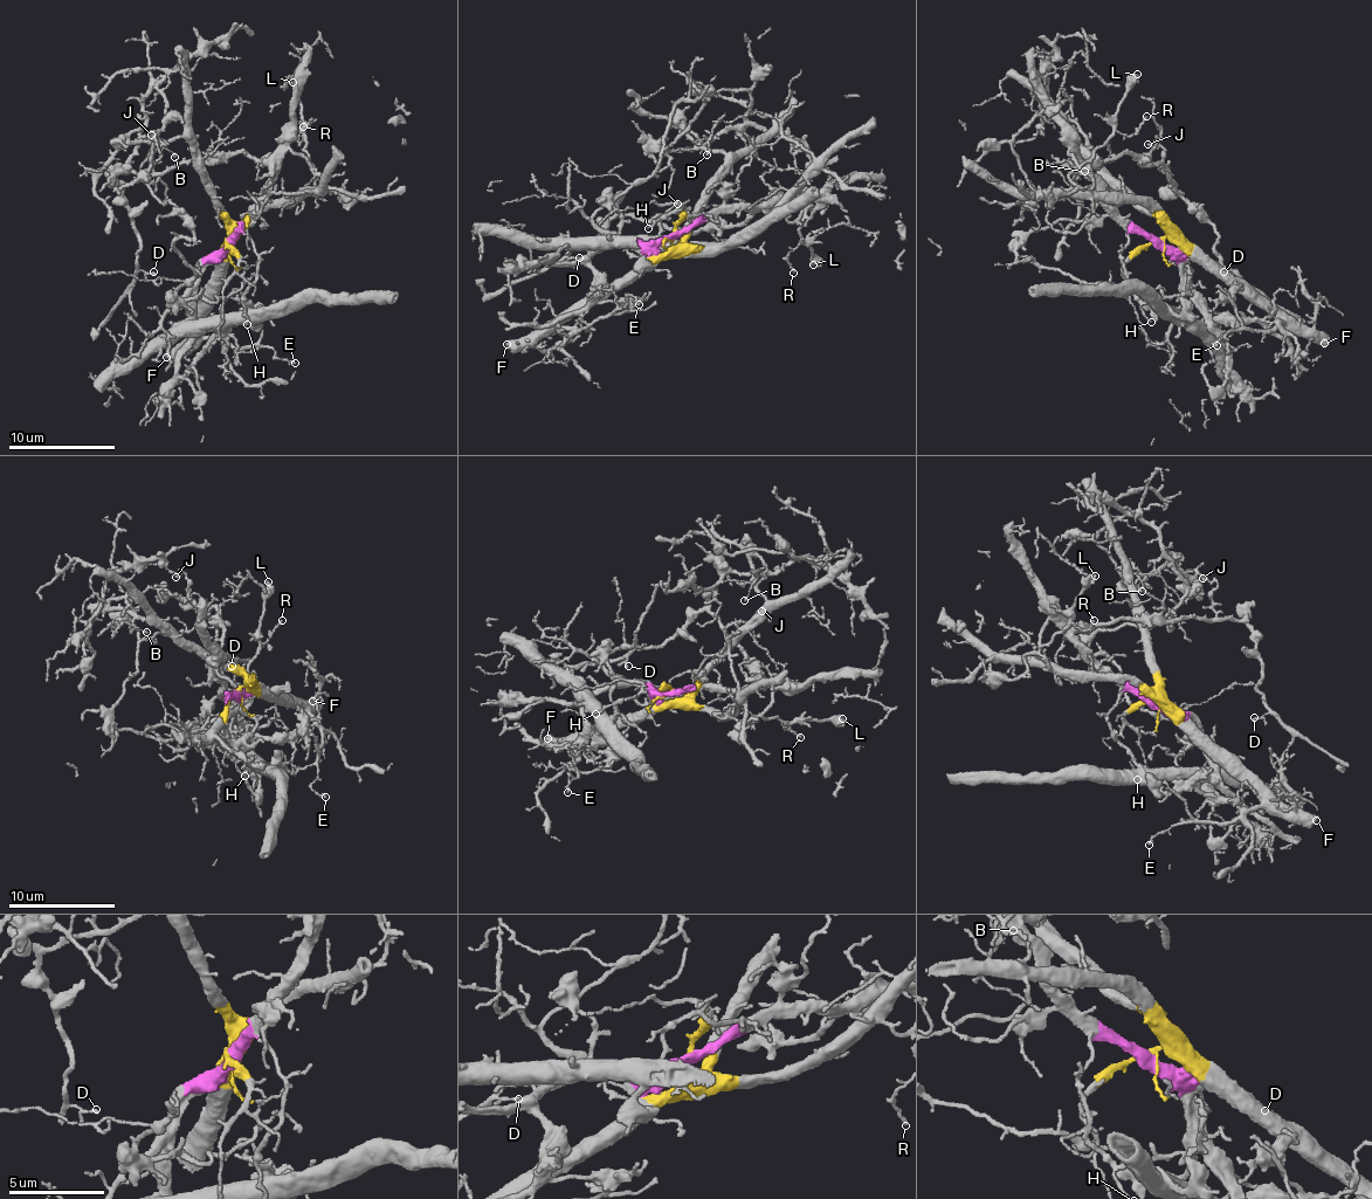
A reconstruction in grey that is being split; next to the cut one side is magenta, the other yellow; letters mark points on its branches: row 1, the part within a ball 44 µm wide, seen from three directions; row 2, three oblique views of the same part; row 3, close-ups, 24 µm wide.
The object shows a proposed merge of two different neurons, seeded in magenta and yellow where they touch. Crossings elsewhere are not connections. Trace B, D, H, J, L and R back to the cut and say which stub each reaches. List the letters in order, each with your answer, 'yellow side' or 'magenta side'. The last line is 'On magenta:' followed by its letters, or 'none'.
B: yellow side
D: magenta side
H: magenta side
J: magenta side
L: magenta side
R: magenta side
On magenta: D, H, J, L, R

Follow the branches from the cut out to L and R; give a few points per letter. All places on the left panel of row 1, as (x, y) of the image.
L: (227, 245), (238, 241), (275, 179), (285, 151), (312, 166), (292, 81)
R: (227, 245), (238, 241), (288, 151), (312, 166), (304, 136), (297, 138), (304, 126)

